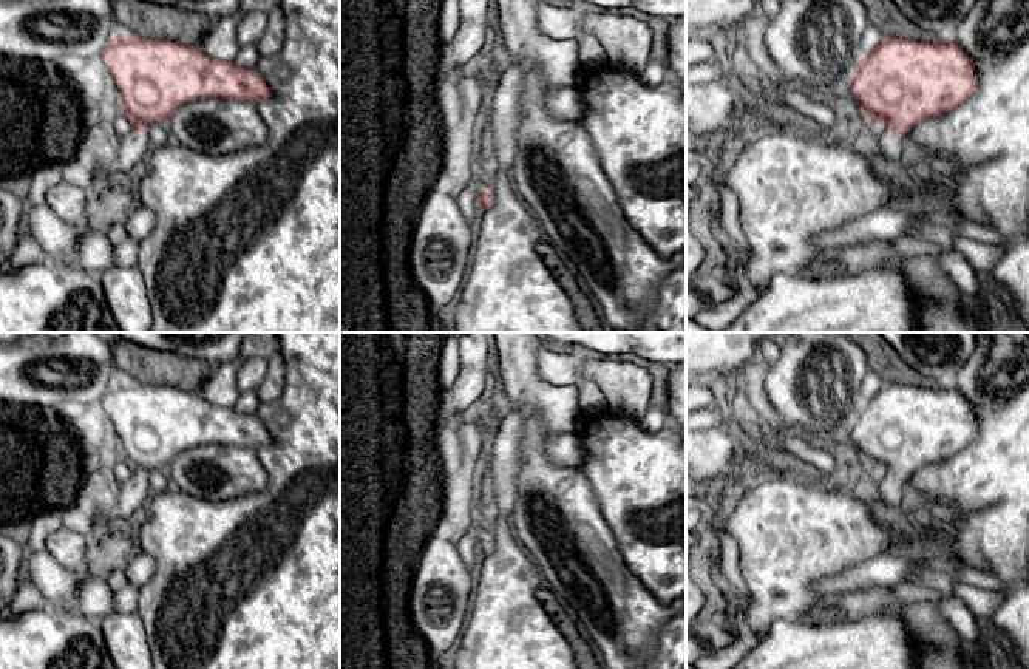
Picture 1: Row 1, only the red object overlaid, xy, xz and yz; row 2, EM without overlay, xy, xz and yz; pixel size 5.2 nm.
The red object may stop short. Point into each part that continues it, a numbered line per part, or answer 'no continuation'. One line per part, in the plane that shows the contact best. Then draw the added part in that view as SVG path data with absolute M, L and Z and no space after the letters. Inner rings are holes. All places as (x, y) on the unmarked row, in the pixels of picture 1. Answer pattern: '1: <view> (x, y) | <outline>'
1: yz (890, 498) | M881 471L871 484L871 501L884 514L893 516L905 511L907 493L904 485L896 484Z

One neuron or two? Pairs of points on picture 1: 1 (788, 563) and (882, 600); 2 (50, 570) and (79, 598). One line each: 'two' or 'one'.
1: one
2: one

